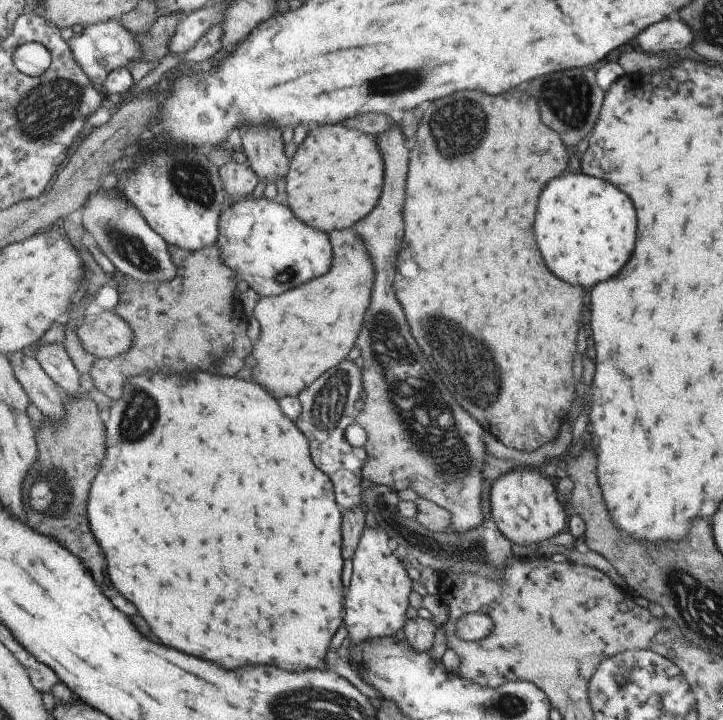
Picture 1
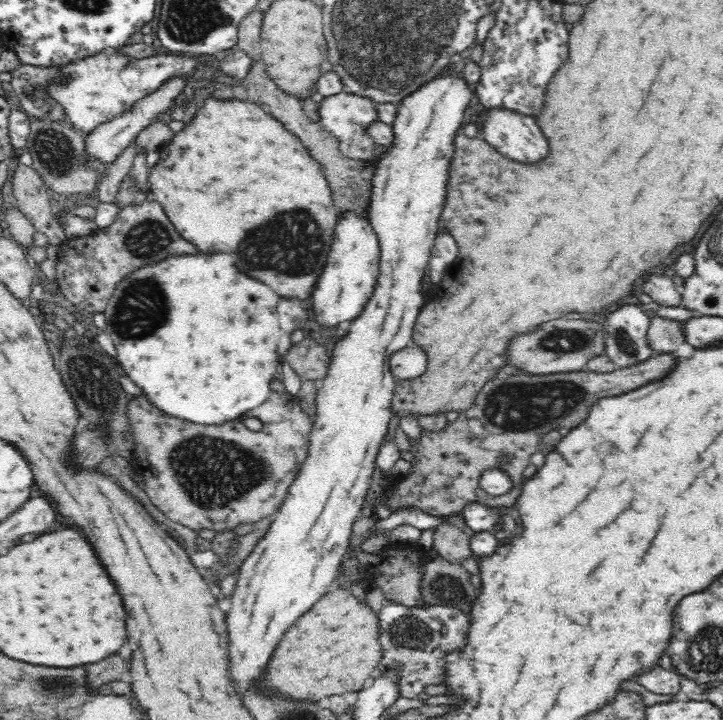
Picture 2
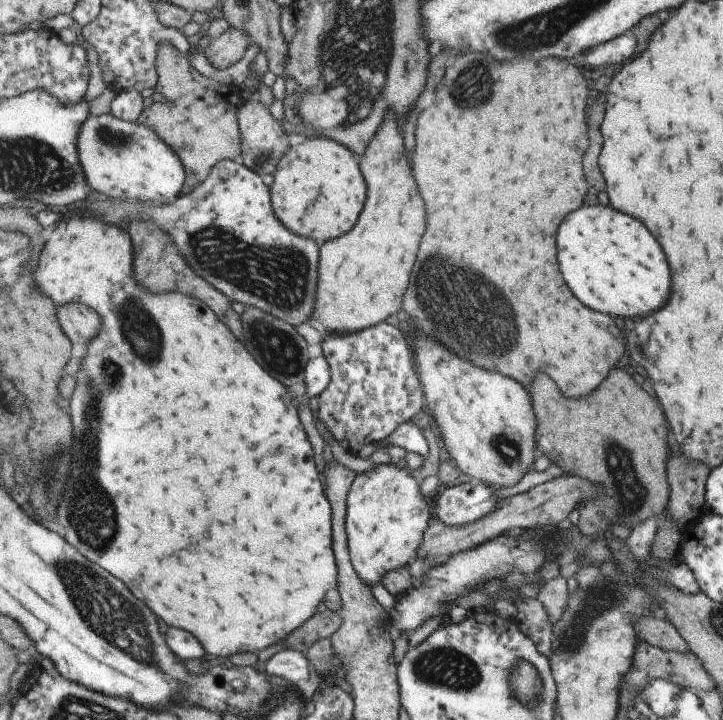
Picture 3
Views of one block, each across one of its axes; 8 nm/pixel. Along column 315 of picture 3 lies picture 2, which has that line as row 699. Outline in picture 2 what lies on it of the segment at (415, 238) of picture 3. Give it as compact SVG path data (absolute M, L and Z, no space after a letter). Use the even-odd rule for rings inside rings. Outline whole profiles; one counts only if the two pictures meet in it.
M338 586L337 590L327 592L308 612L296 619L295 624L283 634L265 672L263 688L270 688L271 692L275 690L282 696L316 701L345 692L358 692L377 673L376 668L383 657L379 641L380 625L378 614L355 598L350 588Z

